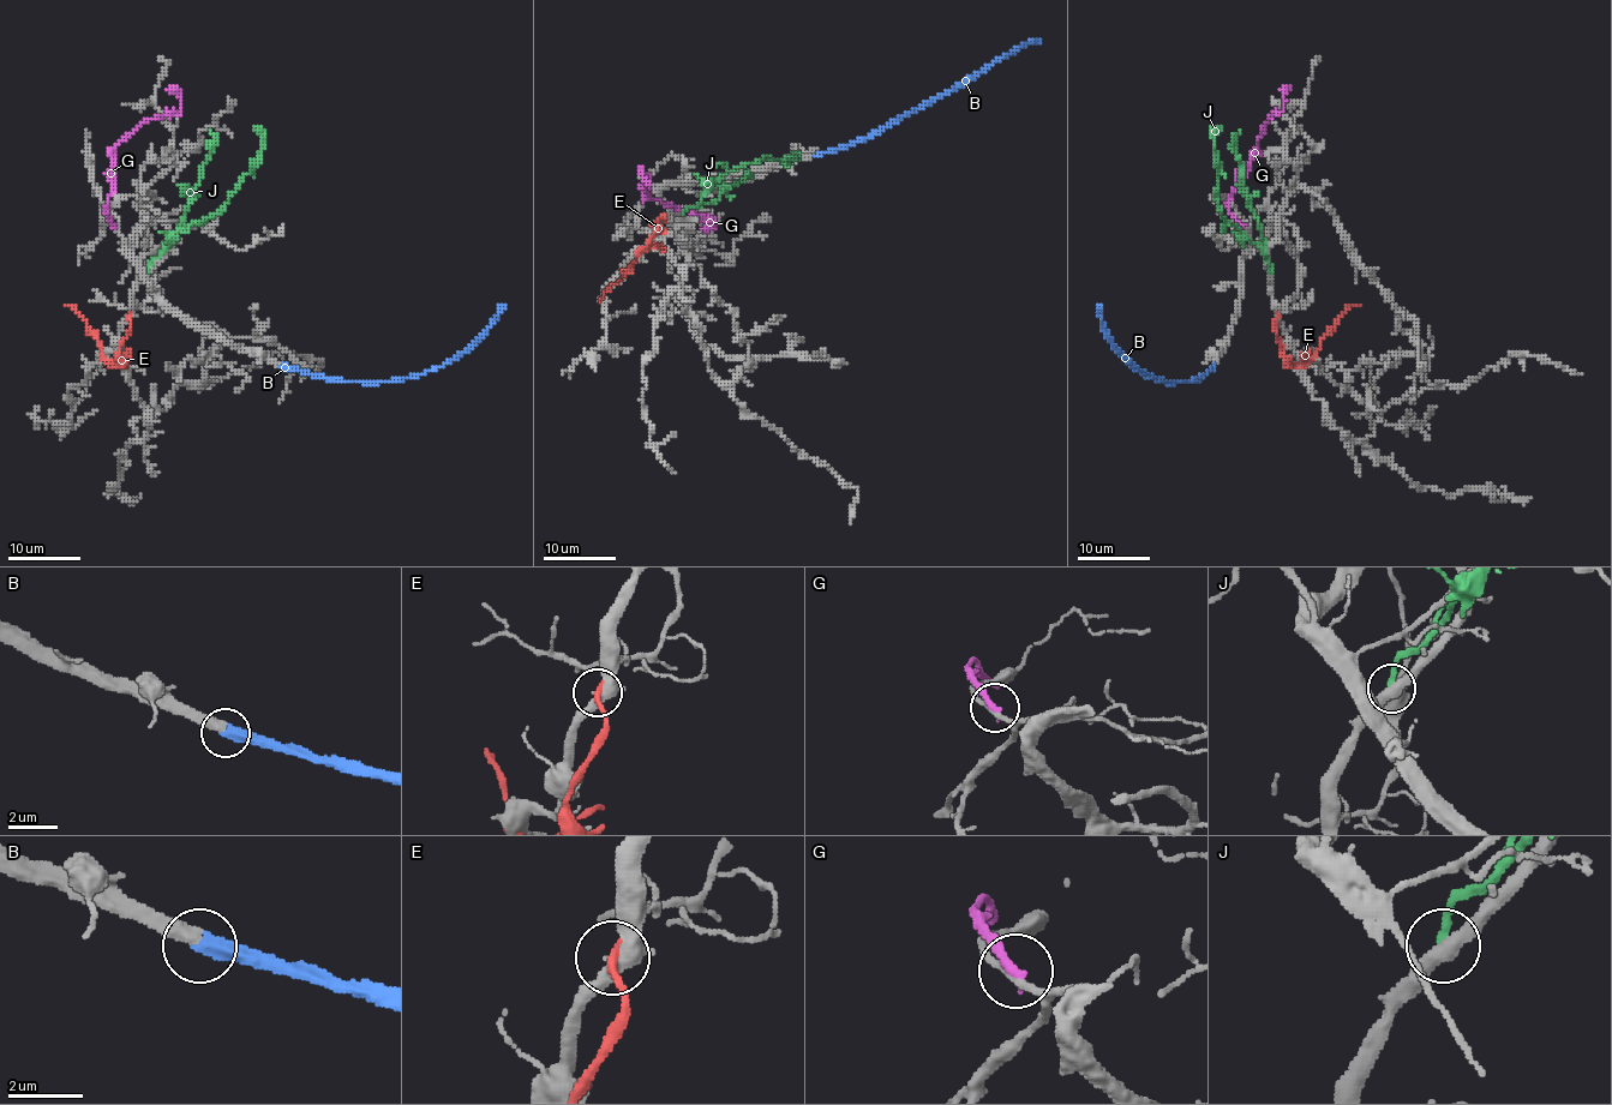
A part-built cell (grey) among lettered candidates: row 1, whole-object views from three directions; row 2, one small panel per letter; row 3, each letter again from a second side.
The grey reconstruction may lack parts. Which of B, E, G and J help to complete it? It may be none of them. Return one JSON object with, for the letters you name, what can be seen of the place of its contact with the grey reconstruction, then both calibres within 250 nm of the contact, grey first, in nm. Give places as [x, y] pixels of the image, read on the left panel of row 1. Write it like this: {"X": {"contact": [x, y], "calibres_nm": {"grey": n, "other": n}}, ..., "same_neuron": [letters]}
{"B": {"contact": [281, 366], "calibres_nm": {"grey": 320, "other": 320}}, "same_neuron": ["B"]}

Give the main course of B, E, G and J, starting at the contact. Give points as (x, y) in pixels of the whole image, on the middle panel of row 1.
B: (816, 155), (873, 137), (989, 67), (1012, 49), (1038, 40)
E: (661, 218), (664, 215), (654, 222), (654, 233), (634, 260), (598, 300)
G: (647, 182), (642, 169), (647, 175), (647, 194), (703, 214), (717, 226), (706, 233)
J: (683, 211), (695, 206), (727, 172), (766, 157), (785, 161), (797, 157), (790, 161)

